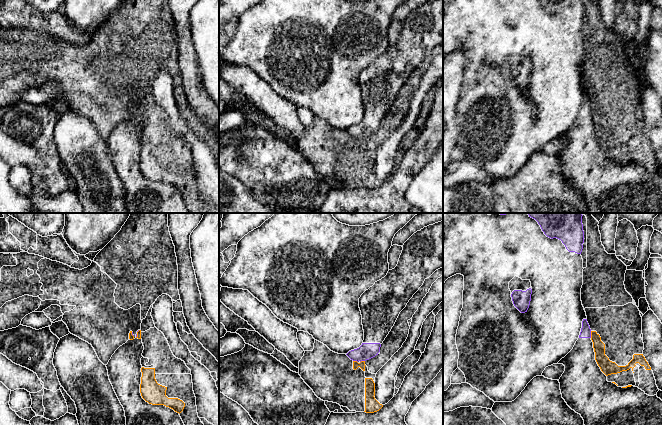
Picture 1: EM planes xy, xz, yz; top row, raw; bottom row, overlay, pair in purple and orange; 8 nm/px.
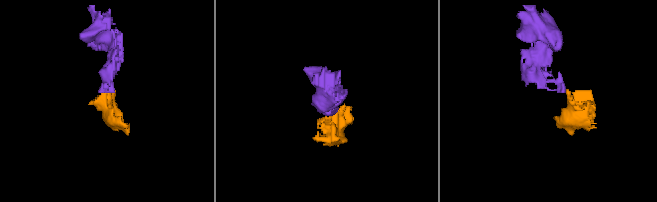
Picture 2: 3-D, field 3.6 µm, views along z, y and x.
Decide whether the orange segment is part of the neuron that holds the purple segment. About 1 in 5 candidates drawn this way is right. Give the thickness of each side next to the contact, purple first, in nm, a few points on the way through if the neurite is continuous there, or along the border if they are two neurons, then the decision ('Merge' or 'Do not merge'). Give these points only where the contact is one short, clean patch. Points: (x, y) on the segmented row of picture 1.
Thickness 80 nm (purple) against 100 nm. Boundary: yz (590, 331), (591, 337). Do not merge

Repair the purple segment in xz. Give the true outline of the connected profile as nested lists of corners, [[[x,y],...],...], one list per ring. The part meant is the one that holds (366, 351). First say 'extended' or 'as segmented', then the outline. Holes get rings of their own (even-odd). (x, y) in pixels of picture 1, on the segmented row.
extended; [[[443,221],[424,227],[414,233],[402,246],[397,266],[366,290],[359,298],[364,340],[362,345],[346,355],[353,361],[369,360],[380,352],[380,347],[400,312],[409,300],[436,270],[443,267]]]

